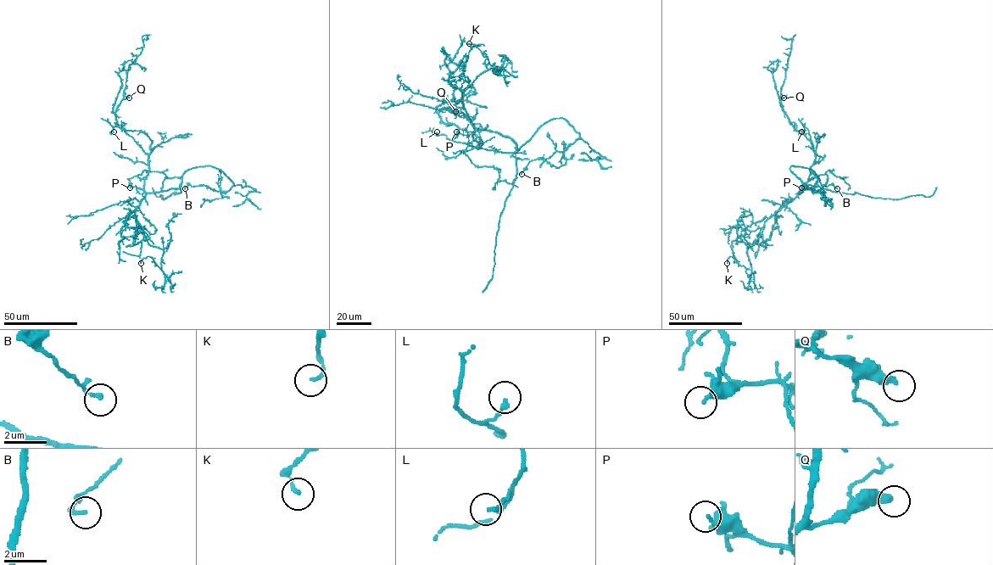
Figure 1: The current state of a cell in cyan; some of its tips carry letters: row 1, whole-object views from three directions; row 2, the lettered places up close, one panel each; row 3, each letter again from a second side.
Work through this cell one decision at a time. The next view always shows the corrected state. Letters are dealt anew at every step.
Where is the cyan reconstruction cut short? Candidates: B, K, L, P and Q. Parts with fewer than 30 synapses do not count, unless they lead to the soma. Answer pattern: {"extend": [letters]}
{"extend": []}

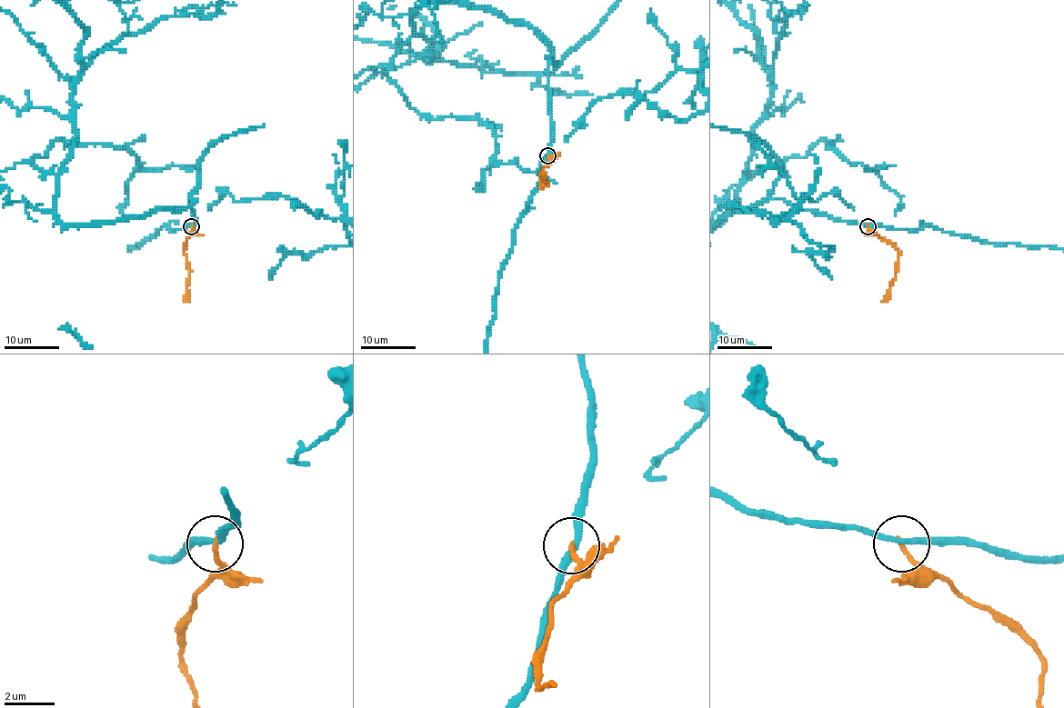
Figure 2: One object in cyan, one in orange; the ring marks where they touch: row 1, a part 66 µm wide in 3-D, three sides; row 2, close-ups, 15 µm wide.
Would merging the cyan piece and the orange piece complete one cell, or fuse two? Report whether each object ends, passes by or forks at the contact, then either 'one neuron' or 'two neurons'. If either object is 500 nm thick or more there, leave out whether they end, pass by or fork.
cyan passes by; orange ends there; two neurons

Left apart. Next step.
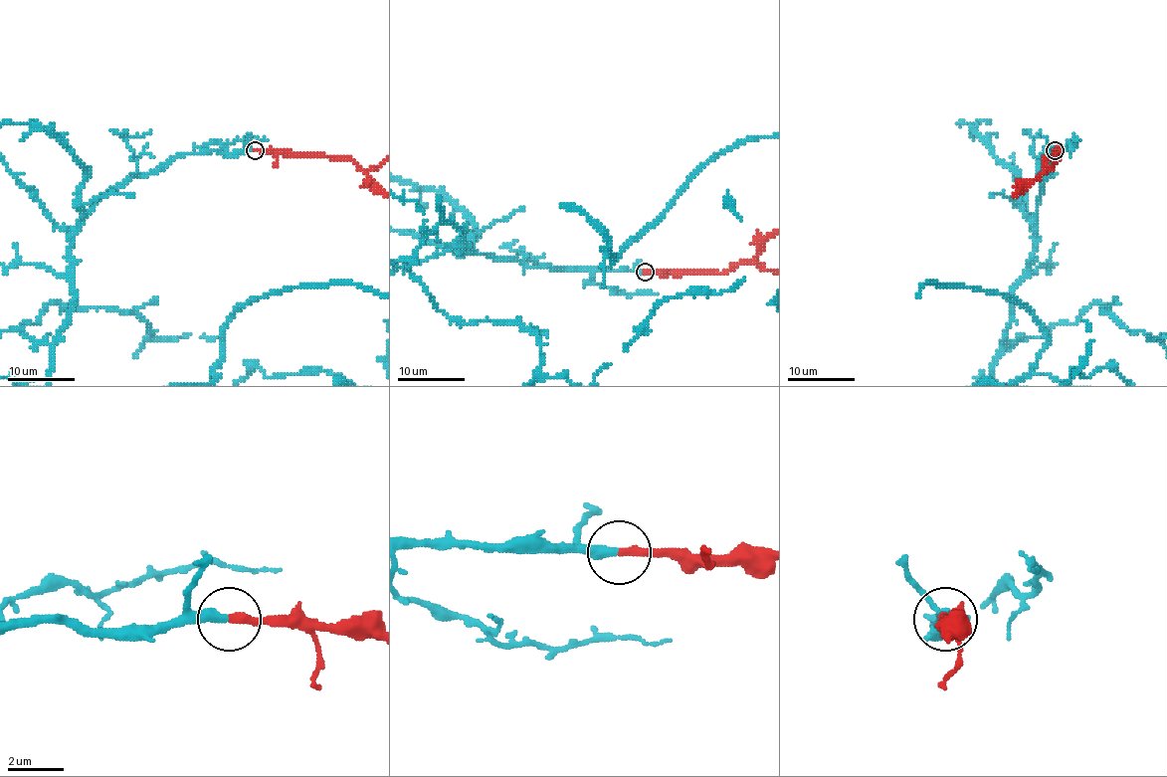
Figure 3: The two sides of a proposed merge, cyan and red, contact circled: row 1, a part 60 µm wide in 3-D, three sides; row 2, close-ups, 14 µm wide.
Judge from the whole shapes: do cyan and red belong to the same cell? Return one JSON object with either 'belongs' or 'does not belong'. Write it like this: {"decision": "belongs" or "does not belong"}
{"decision": "belongs"}

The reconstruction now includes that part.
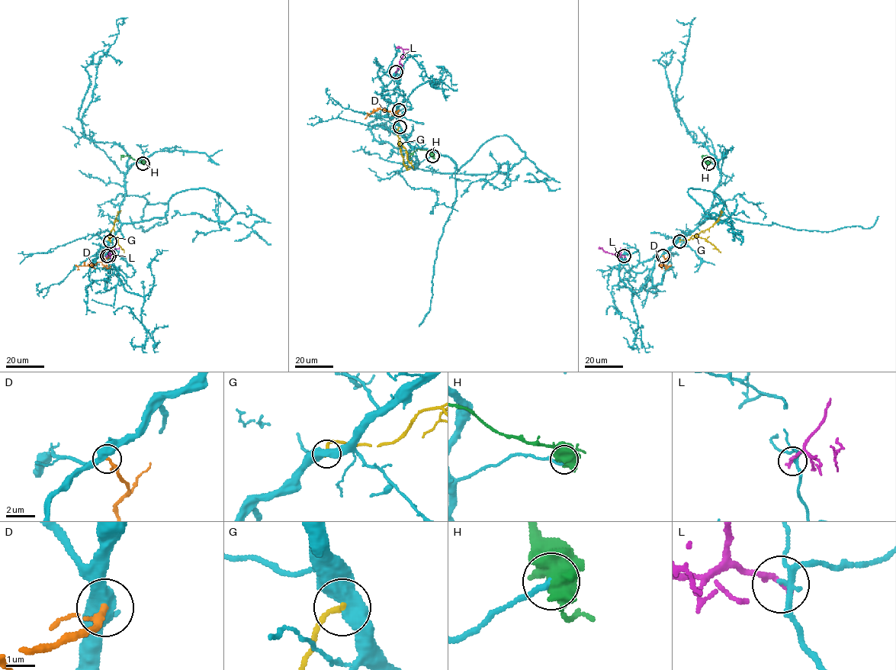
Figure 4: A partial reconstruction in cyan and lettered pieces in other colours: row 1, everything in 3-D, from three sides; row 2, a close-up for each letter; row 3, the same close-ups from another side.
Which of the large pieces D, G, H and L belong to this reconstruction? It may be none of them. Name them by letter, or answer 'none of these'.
none of these

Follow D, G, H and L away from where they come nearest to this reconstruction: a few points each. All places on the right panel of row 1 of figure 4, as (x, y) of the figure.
D: (663, 256), (665, 260), (660, 265), (668, 265), (665, 269)
G: (679, 241), (687, 240), (710, 227), (720, 212)
H: (708, 162), (703, 161), (701, 156), (706, 156), (711, 160)
L: (624, 256), (605, 252), (599, 246)

